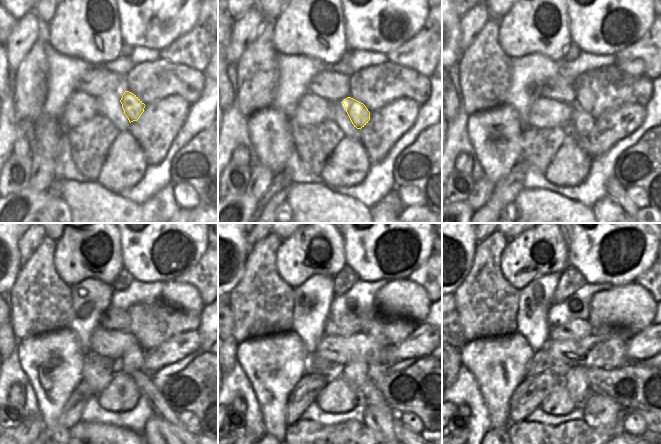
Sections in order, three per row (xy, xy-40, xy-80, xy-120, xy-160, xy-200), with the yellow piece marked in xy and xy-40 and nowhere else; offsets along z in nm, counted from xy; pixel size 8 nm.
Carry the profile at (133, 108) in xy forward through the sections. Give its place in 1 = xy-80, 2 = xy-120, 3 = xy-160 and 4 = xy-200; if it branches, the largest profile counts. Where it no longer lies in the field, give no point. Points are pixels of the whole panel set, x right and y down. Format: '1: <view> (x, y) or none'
1: xy-80 (583, 123)
2: xy-120 (132, 360)
3: xy-160 (355, 373)
4: xy-200 (574, 381)

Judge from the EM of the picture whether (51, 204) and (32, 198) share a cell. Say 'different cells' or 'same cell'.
same cell

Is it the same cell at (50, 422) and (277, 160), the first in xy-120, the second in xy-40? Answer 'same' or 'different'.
same

